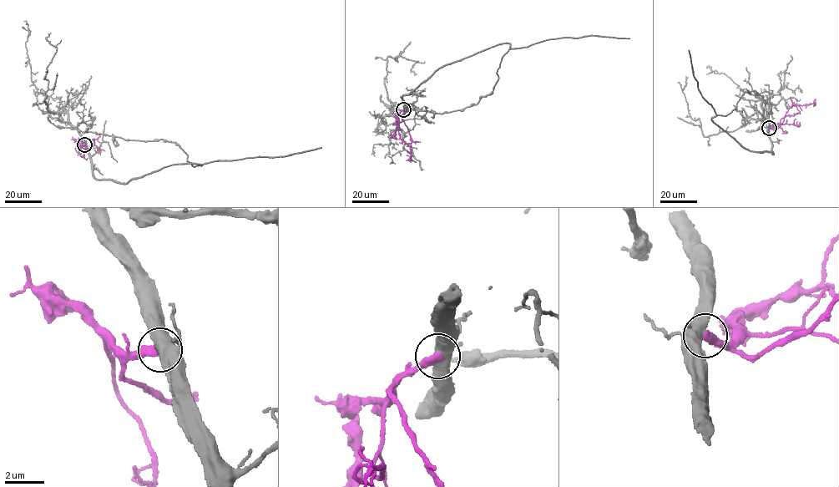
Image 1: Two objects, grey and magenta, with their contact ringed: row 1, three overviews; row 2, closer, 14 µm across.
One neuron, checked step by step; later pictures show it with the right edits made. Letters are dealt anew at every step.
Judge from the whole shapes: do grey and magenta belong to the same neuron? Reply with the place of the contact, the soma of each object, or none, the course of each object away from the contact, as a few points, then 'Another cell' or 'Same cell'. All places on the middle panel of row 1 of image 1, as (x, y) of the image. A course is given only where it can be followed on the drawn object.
Place: (403, 109). Soma of grey: none. Soma of magenta: none. Course of grey: (404, 109), (401, 96), (440, 68), (510, 44), (492, 92), (476, 104), (442, 114), (397, 109), (381, 94). Course of magenta: (404, 109), (399, 113), (411, 140), (410, 159), (412, 160), (411, 157). Another cell

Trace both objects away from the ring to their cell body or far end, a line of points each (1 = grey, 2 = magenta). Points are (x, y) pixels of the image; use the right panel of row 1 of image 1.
1: (769, 128), (773, 154), (745, 149), (711, 119), (731, 111), (747, 91), (766, 103), (761, 124), (745, 130)
2: (769, 128), (778, 128), (792, 105), (808, 104), (814, 101), (814, 106)

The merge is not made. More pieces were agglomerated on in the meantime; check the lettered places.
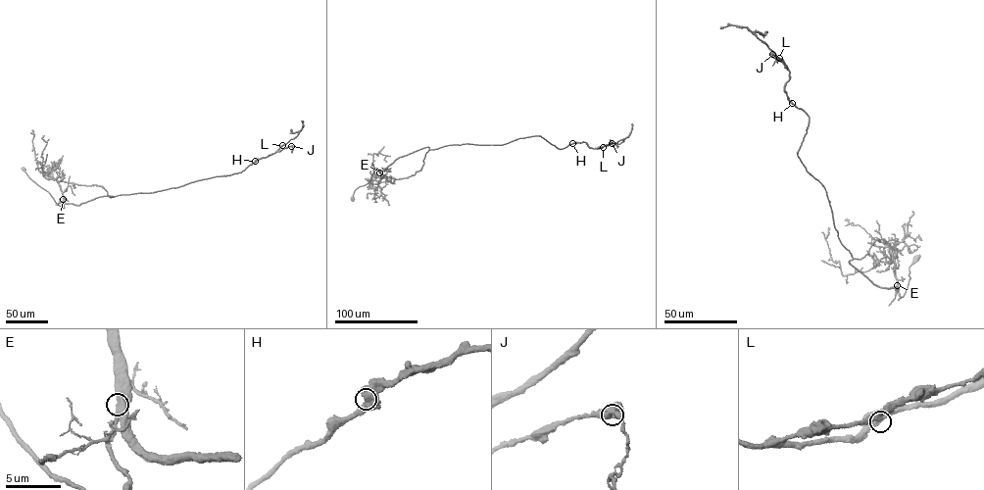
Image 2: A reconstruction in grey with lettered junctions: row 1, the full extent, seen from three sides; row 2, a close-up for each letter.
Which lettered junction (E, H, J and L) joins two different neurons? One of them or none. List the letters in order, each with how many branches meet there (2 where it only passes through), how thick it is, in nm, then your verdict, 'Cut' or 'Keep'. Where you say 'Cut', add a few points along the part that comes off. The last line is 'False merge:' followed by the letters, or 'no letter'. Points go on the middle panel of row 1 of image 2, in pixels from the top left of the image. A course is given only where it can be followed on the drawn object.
E: Branches: 2. Thickness 550 nm. Keep
H: Branches: 2. Thickness 600 nm. Keep
J: Branches: 2. Thickness 500 nm. Keep
L: Branches: 2. Thickness 550 nm. Keep
False merge: no letter

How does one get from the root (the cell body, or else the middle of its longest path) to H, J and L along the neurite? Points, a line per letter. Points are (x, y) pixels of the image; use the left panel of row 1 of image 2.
H: (24, 169), (64, 208), (63, 201), (78, 205), (100, 196), (153, 192), (229, 175), (255, 161)
J: (24, 169), (64, 208), (63, 201), (78, 205), (100, 196), (153, 192), (236, 173), (258, 159), (291, 146)
L: (24, 169), (28, 177), (64, 208), (63, 201), (78, 205), (100, 196), (153, 192), (236, 173), (282, 145)

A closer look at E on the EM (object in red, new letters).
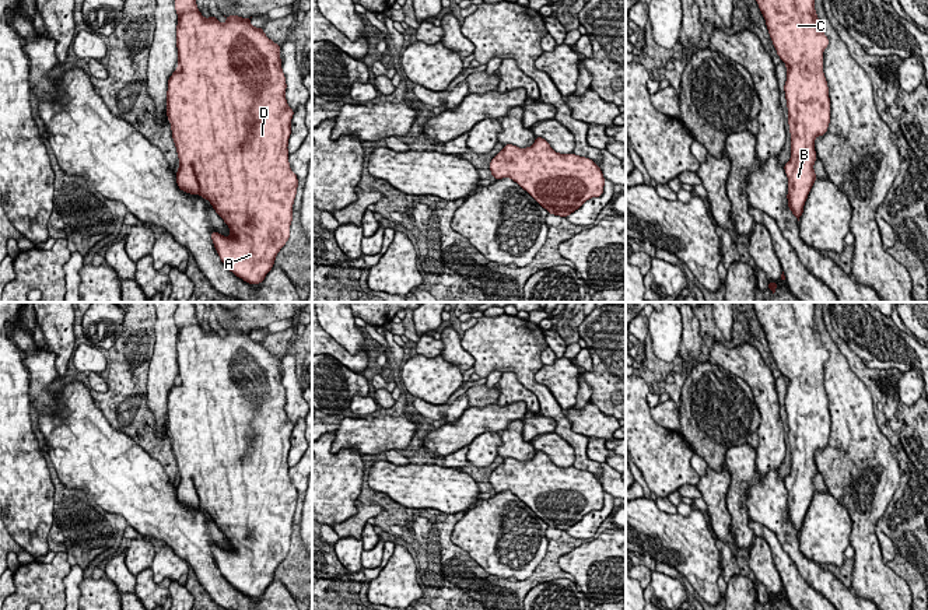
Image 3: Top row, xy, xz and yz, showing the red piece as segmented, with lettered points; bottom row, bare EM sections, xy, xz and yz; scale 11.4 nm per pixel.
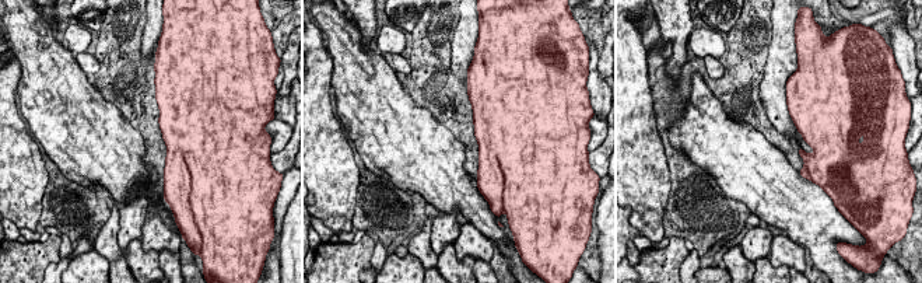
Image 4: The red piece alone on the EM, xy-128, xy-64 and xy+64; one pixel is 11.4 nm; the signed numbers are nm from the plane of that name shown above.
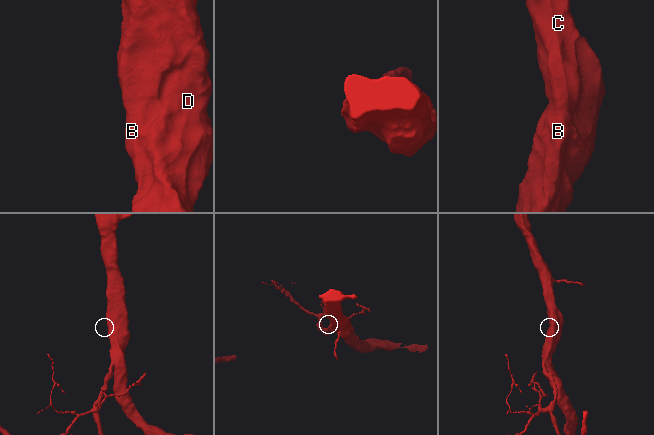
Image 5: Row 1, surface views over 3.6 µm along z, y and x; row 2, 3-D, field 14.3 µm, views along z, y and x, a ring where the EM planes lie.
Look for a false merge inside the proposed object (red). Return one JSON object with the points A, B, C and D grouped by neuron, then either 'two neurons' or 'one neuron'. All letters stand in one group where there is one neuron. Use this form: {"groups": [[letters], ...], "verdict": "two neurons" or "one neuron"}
{"groups": [["A", "B", "C", "D"]], "verdict": "one neuron"}

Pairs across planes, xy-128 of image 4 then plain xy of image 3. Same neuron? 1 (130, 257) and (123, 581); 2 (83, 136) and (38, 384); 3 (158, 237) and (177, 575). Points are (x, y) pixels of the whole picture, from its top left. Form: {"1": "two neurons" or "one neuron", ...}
{"1": "two neurons", "2": "one neuron", "3": "one neuron"}

